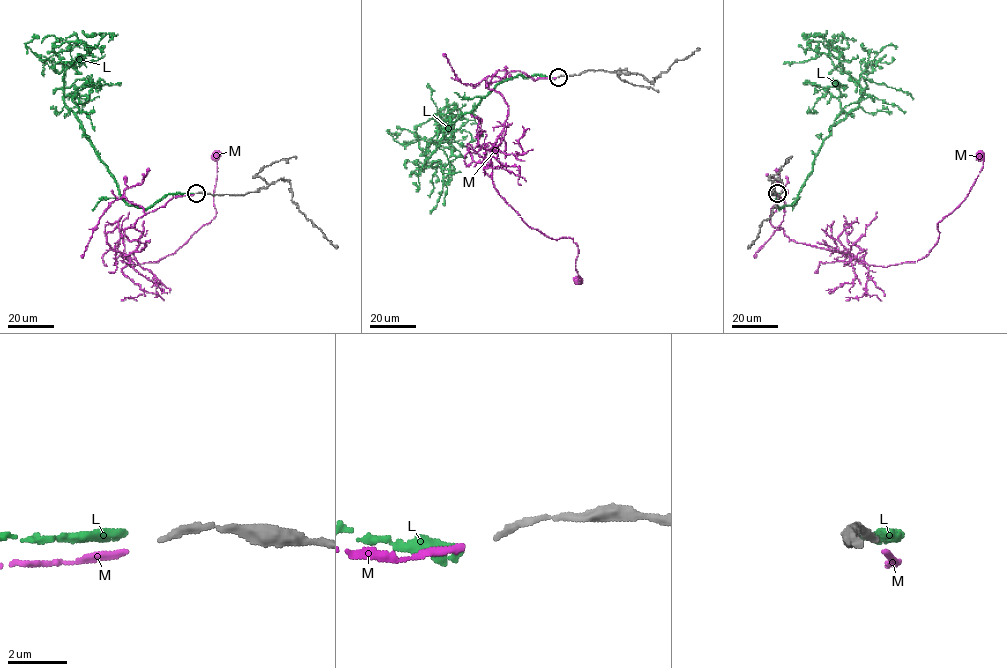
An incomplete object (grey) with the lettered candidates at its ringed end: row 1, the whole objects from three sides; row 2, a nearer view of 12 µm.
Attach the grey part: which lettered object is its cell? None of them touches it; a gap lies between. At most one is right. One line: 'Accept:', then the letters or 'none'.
Accept: M

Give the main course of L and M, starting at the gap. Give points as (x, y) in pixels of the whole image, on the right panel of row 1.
L: (778, 193), (780, 208), (791, 205), (831, 128), (862, 96), (835, 50), (814, 41), (805, 54)
M: (777, 194), (771, 224), (790, 240), (869, 265), (914, 262), (969, 192), (979, 155)

